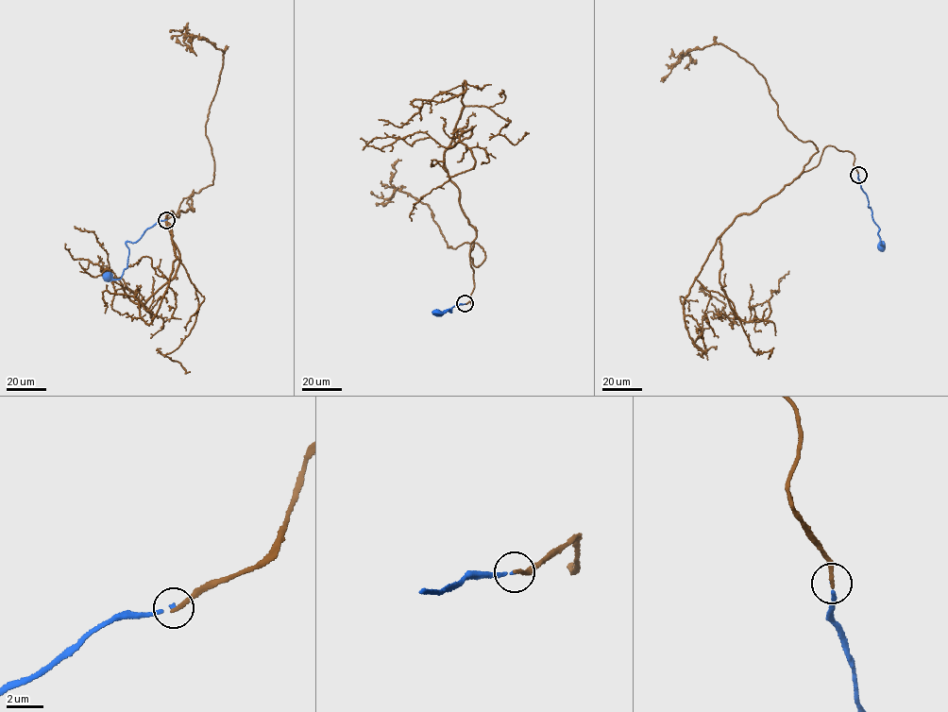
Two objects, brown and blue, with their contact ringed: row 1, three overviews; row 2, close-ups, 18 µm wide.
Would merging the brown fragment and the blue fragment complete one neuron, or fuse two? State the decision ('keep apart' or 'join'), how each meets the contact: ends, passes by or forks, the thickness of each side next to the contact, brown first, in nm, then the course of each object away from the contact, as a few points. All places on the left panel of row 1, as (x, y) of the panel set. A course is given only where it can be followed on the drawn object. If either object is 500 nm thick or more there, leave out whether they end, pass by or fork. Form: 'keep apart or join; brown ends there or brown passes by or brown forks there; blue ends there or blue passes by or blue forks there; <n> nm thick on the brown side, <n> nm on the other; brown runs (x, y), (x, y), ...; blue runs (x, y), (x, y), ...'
keep apart; brown ends there; blue ends there; 220 nm thick on the brown side, 140 nm on the other; brown runs (166, 220), (194, 190), (194, 210), (166, 217), (176, 260), (148, 324), (110, 270), (79, 262); blue runs (166, 220), (160, 220), (147, 228), (135, 242), (126, 242), (128, 249), (126, 267), (119, 279), (107, 276)

